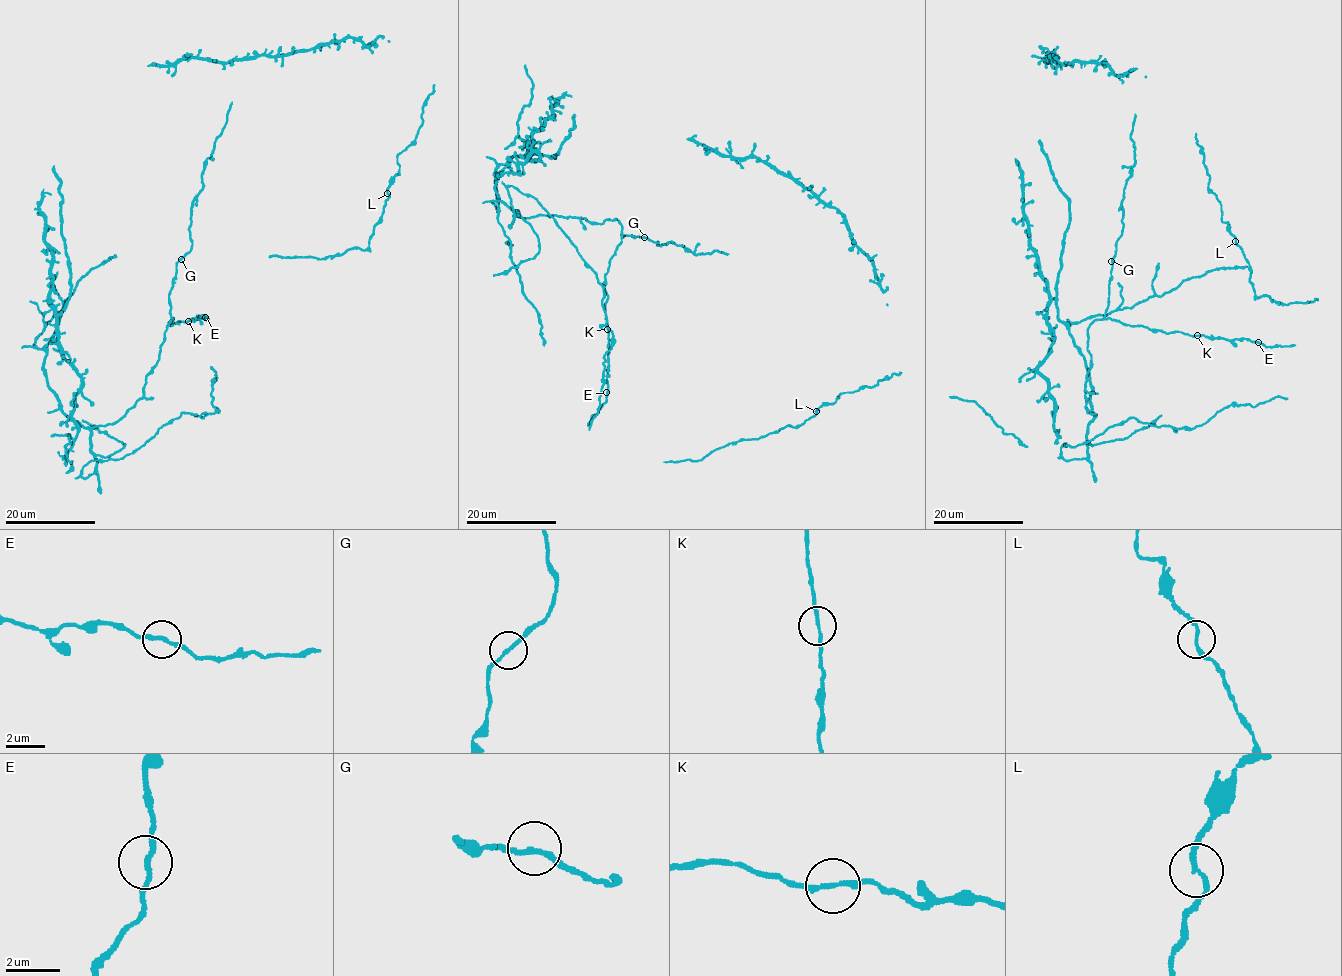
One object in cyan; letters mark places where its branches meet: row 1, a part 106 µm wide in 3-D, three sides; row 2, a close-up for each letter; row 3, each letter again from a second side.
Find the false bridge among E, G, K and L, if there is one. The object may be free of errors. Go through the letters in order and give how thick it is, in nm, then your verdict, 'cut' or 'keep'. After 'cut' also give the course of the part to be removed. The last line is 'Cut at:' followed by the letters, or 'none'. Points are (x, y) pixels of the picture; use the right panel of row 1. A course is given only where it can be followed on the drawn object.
E: 190 nm thick; keep
G: 170 nm thick; keep
K: 170 nm thick; keep
L: 170 nm thick; cut; foreign part runs (1236, 241), (1230, 227), (1223, 222), (1220, 203), (1208, 187), (1208, 173), (1195, 134)
Cut at: L

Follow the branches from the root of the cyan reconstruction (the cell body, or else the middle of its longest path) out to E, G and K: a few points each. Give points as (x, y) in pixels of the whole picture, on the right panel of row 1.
E: (1113, 320), (1165, 333), (1183, 332), (1230, 340), (1249, 339), (1257, 342)
G: (1113, 320), (1105, 318), (1111, 261)
K: (1113, 320), (1165, 333), (1197, 335)

